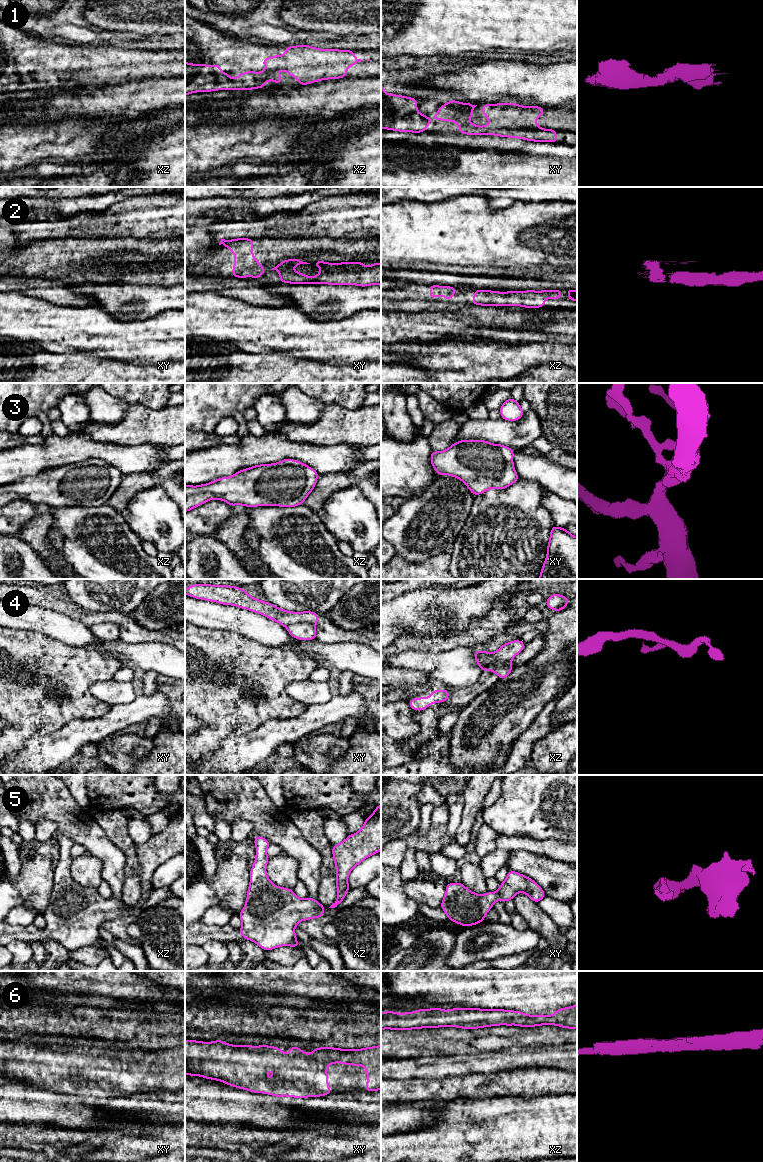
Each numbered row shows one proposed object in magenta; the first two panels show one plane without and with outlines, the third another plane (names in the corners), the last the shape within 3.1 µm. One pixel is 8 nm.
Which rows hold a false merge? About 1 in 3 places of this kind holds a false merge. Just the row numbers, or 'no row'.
4

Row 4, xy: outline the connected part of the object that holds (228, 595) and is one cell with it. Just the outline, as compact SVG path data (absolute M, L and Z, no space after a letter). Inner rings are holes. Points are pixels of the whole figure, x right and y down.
M194 584L185 589L185 594L193 598L213 601L224 605L233 605L255 613L260 613L280 623L284 627L302 622L312 624L318 622L318 614L315 612L285 611L269 602L263 602L253 598L246 590L235 586Z

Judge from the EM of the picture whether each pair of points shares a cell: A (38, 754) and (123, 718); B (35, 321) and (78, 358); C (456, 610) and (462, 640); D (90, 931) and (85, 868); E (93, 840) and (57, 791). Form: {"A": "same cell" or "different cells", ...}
{"A": "same cell", "B": "different cells", "C": "different cells", "D": "different cells", "E": "same cell"}

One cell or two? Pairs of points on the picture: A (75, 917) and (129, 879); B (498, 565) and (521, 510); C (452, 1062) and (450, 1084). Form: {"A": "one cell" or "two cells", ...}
{"A": "two cells", "B": "one cell", "C": "two cells"}

